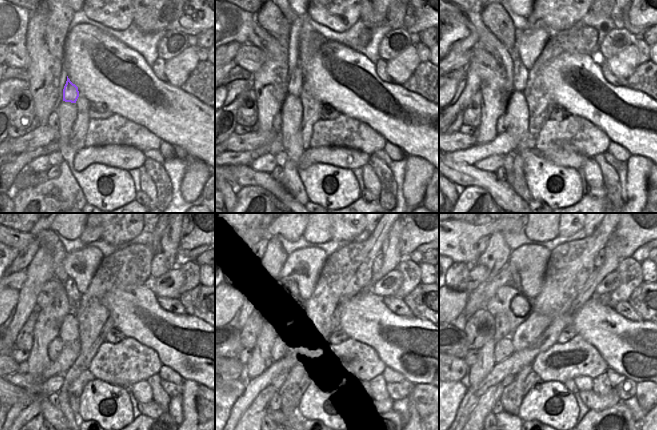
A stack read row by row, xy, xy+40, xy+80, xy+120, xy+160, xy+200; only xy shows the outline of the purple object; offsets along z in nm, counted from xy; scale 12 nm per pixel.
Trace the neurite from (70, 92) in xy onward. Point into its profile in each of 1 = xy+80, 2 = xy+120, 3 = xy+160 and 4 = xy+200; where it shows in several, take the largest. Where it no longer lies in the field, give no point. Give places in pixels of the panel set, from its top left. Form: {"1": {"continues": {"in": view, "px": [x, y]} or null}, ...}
{"1": {"continues": {"in": "xy+80", "px": [521, 72]}}, "2": {"continues": {"in": "xy+120", "px": [73, 295]}}, "3": {"continues": {"in": "xy+160", "px": [292, 283]}}, "4": {"continues": {"in": "xy+200", "px": [515, 278]}}}

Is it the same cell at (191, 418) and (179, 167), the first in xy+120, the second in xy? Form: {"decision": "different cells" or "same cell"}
{"decision": "different cells"}

